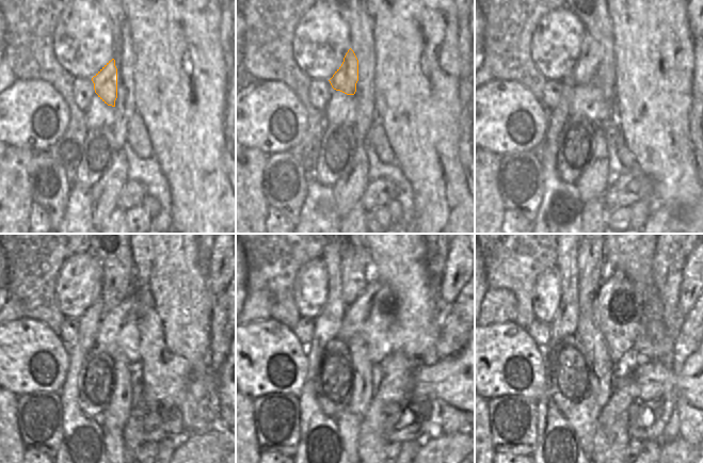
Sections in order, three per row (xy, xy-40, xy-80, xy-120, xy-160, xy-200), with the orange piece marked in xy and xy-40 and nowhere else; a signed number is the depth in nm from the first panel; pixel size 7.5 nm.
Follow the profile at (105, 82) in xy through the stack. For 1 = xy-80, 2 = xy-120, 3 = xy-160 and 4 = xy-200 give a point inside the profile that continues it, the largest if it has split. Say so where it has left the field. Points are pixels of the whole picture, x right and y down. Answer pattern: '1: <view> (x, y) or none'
1: xy-80 (591, 52)
2: xy-120 (116, 282)
3: xy-160 (355, 270)
4: xy-200 (590, 255)

